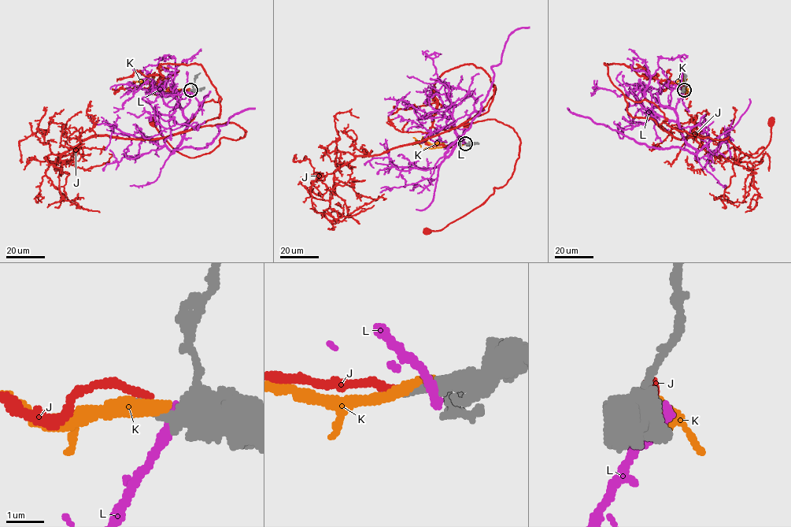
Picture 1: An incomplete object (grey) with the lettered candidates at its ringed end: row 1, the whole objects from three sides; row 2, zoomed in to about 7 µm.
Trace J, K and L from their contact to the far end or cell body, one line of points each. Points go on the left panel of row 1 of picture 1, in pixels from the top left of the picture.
J: (190, 89), (159, 66), (216, 88), (187, 131), (245, 135), (190, 157), (153, 121)
K: (190, 90), (155, 87), (146, 81), (136, 81)
L: (192, 90), (183, 109), (187, 127), (171, 154), (184, 146), (205, 147), (219, 133), (217, 126), (255, 108)

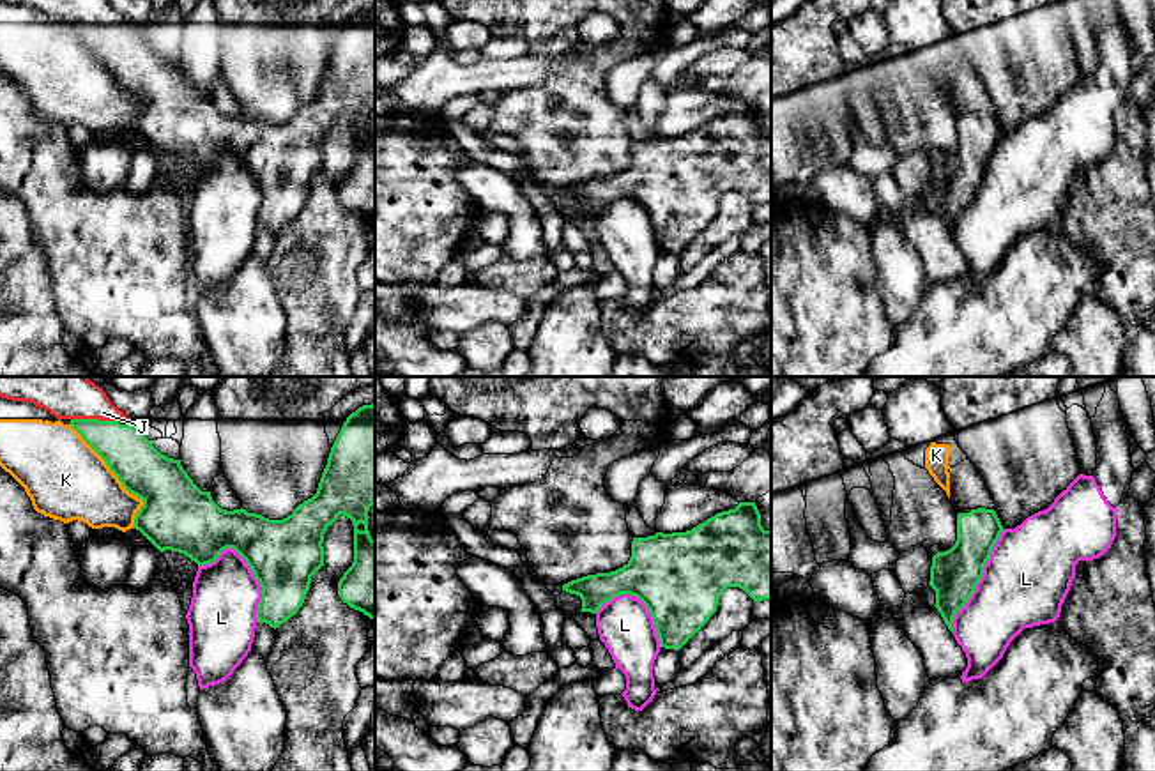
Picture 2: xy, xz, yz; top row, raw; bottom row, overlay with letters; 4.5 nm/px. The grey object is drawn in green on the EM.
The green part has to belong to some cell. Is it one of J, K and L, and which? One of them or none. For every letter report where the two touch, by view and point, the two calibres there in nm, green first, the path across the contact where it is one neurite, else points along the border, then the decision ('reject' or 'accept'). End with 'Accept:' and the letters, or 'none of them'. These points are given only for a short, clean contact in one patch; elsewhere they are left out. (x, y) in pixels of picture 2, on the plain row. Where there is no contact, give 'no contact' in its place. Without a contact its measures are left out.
J: contact xy (94, 23); calibres 220 and 110 nm; accept
K: contact xy (117, 80); calibres 240 and 380 nm; reject
L: contact xy (250, 170); calibres 320 and 300 nm; reject
Accept: J

